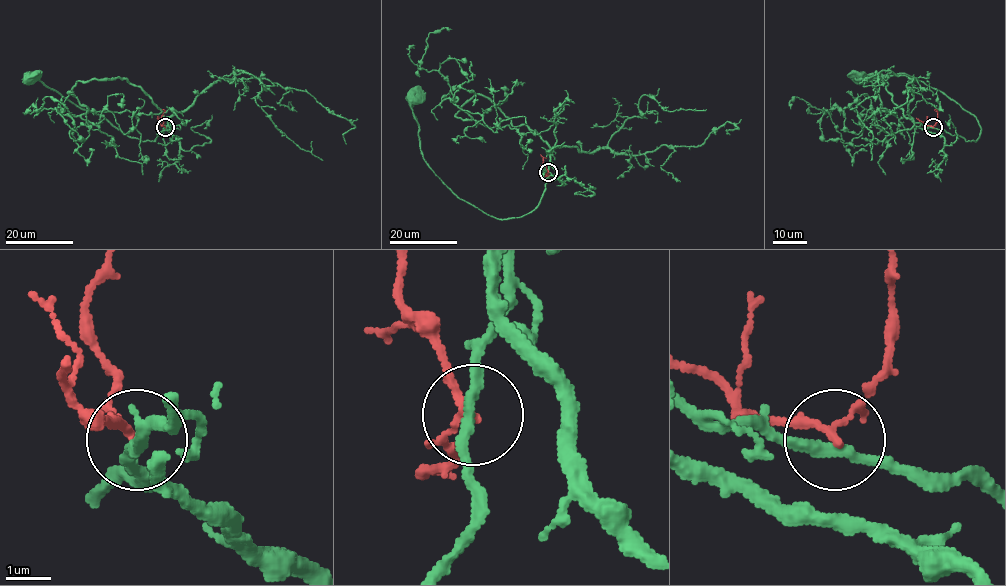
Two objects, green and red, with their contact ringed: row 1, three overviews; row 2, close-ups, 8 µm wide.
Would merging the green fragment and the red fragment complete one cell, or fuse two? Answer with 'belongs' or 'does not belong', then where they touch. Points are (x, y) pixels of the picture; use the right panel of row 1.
does not belong; at (933, 127)

